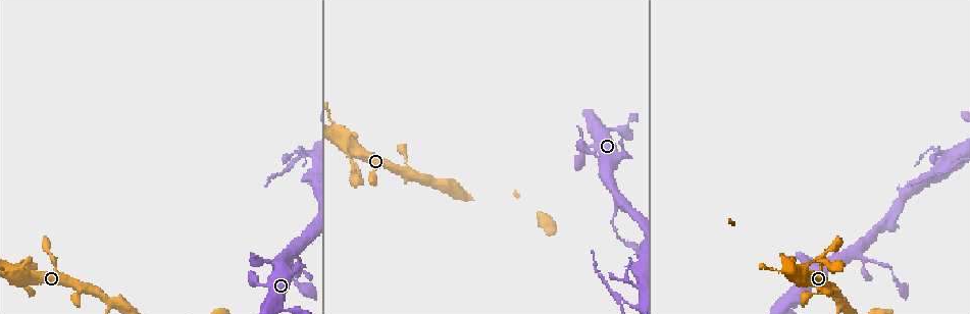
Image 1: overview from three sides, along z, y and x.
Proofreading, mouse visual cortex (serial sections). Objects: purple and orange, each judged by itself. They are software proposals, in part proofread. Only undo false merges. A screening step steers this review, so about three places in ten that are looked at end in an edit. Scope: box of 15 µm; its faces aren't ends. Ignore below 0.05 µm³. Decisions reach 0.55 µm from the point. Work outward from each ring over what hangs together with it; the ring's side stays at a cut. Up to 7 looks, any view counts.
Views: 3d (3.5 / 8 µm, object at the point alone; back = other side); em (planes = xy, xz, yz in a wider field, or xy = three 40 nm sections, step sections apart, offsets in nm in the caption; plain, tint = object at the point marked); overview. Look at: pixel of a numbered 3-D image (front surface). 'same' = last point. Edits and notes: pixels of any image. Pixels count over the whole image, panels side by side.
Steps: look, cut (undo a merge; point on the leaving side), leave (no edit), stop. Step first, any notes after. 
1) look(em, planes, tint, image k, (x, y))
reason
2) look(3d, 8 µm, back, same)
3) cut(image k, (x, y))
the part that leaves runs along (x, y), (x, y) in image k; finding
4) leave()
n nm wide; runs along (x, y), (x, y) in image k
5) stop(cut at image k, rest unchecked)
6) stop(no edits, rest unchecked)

look(em, xy, step 5, tint, image 1, (830, 288))
calibre changes

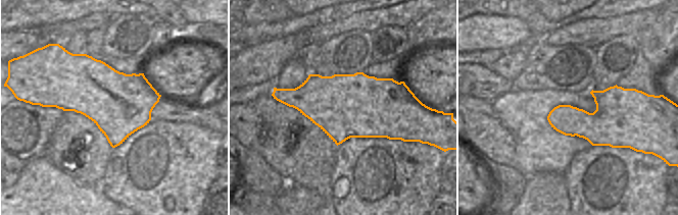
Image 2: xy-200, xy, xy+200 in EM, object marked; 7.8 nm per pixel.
look(3d, 3.5 µm, same)
wider look

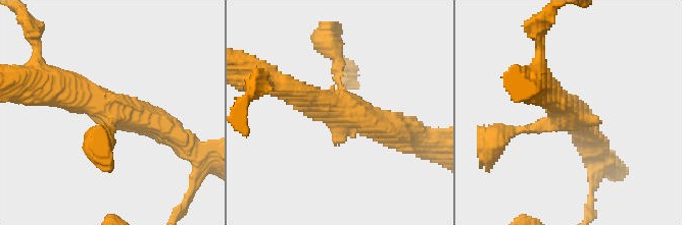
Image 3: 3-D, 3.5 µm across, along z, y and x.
leave()
500 nm wide; runs along (276, 82), (395, 129) in image 3; one cell here

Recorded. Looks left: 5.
look(3d, 8 µm, image 1, (18, 265))
thick turns thin

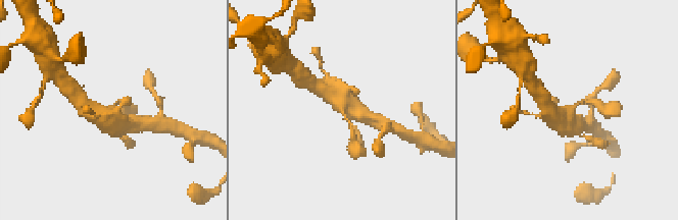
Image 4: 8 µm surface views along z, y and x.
look(3d, 3.5 µm, back, image 4, (341, 109))
closer look

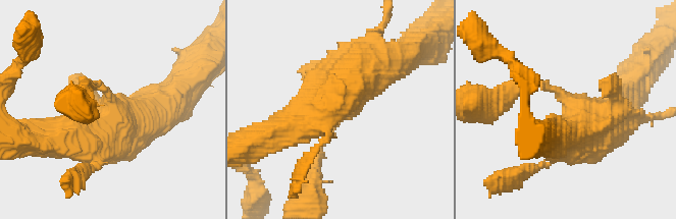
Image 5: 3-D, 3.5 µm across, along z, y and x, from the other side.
look(em, xy, step 5, tint, image 5, (572, 106))

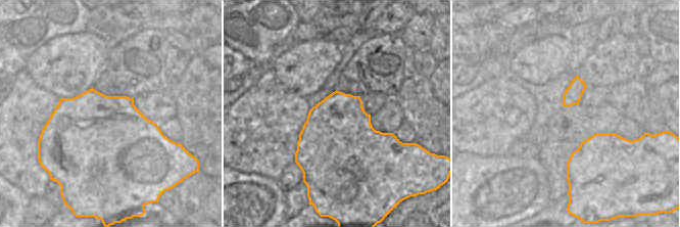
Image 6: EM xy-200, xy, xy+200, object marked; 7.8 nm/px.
leave()
all the same cell

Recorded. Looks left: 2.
stop(no edits, rest unchecked)

